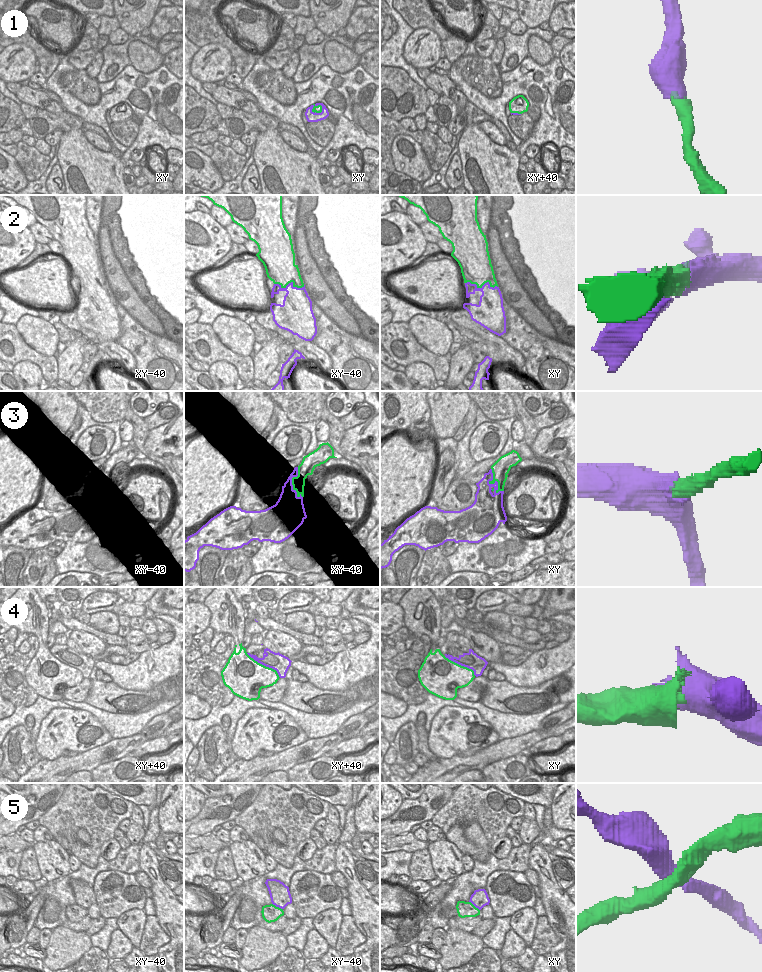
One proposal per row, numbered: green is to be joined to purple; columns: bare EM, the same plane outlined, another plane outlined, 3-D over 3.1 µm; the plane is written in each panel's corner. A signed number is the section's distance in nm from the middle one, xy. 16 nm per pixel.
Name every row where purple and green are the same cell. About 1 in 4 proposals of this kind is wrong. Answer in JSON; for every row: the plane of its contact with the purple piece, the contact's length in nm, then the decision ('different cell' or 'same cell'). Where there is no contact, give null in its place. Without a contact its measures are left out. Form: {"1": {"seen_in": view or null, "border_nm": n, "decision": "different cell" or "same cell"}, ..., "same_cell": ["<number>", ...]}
{"1": {"seen_in": "xy", "border_nm": 200, "decision": "same cell"}, "2": {"seen_in": "xy", "border_nm": 550, "decision": "same cell"}, "3": {"seen_in": "xy", "border_nm": 440, "decision": "same cell"}, "4": {"seen_in": "xy+40", "border_nm": 700, "decision": "same cell"}, "5": {"seen_in": "xy-40", "border_nm": 200, "decision": "different cell"}, "same_cell": ["1", "2", "3", "4"]}

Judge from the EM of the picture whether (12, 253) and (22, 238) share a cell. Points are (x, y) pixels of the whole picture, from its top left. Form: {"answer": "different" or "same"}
{"answer": "same"}

